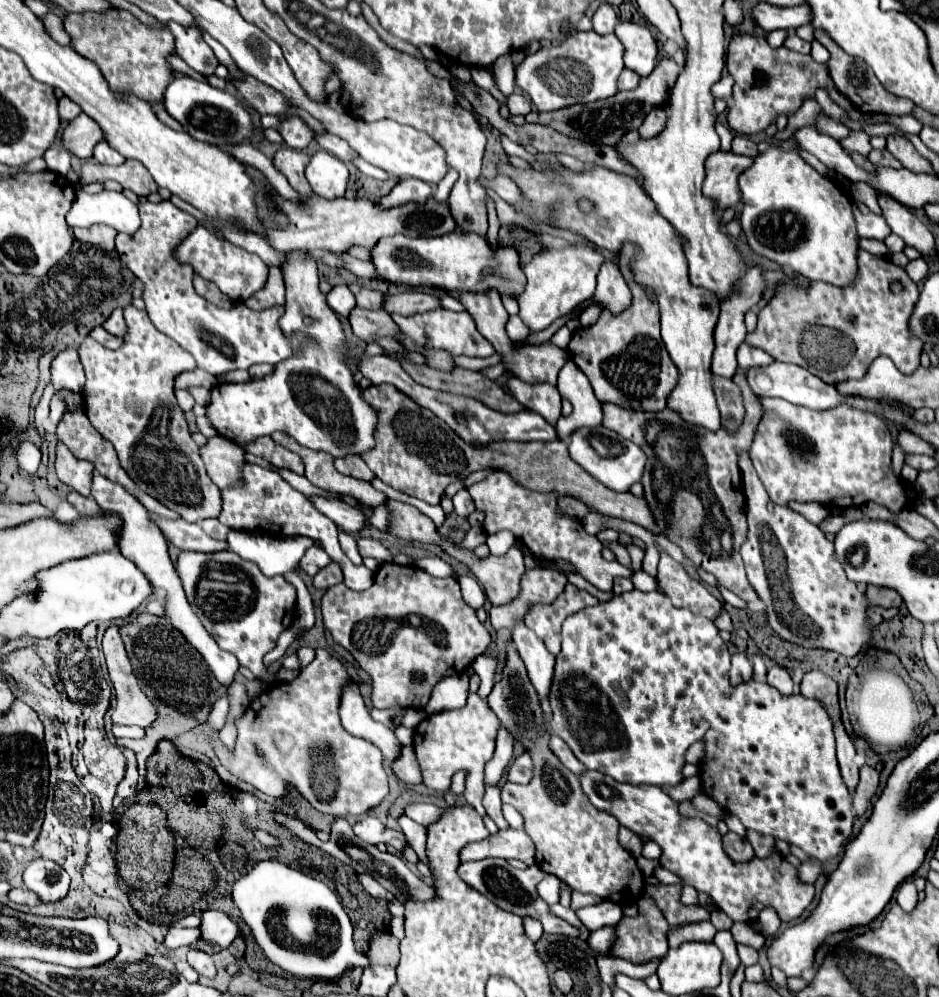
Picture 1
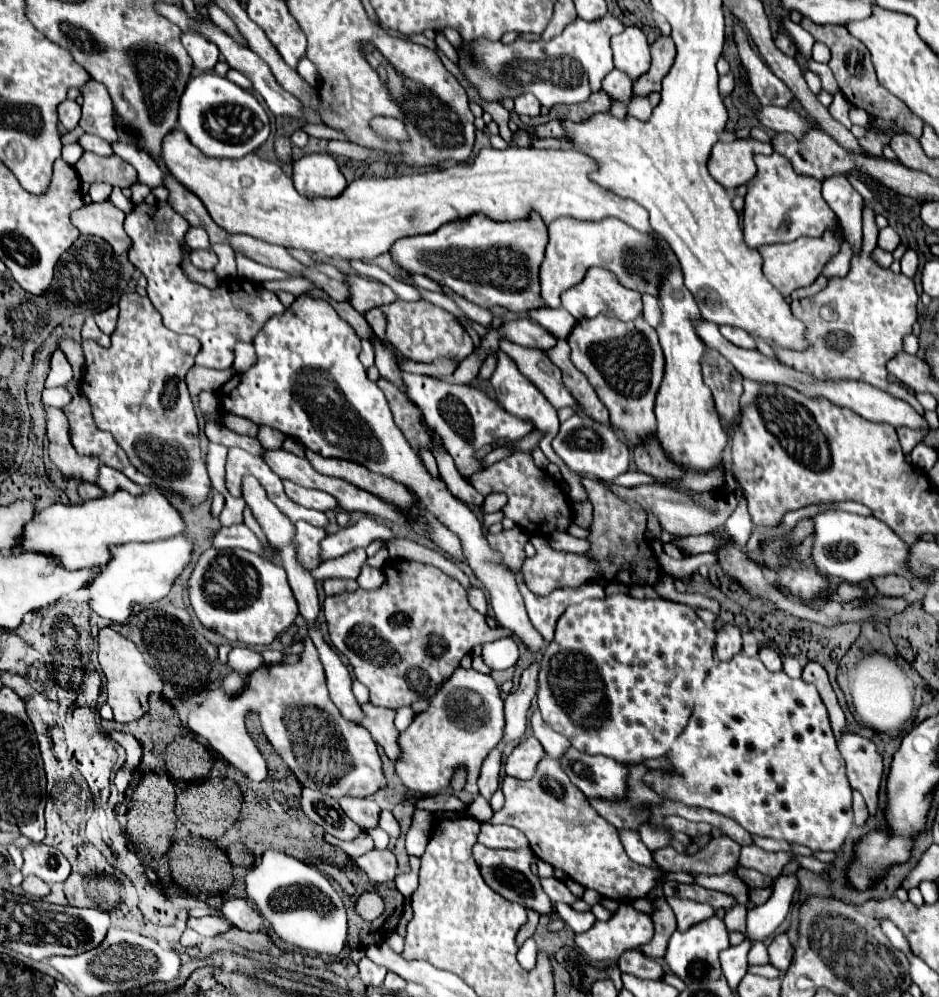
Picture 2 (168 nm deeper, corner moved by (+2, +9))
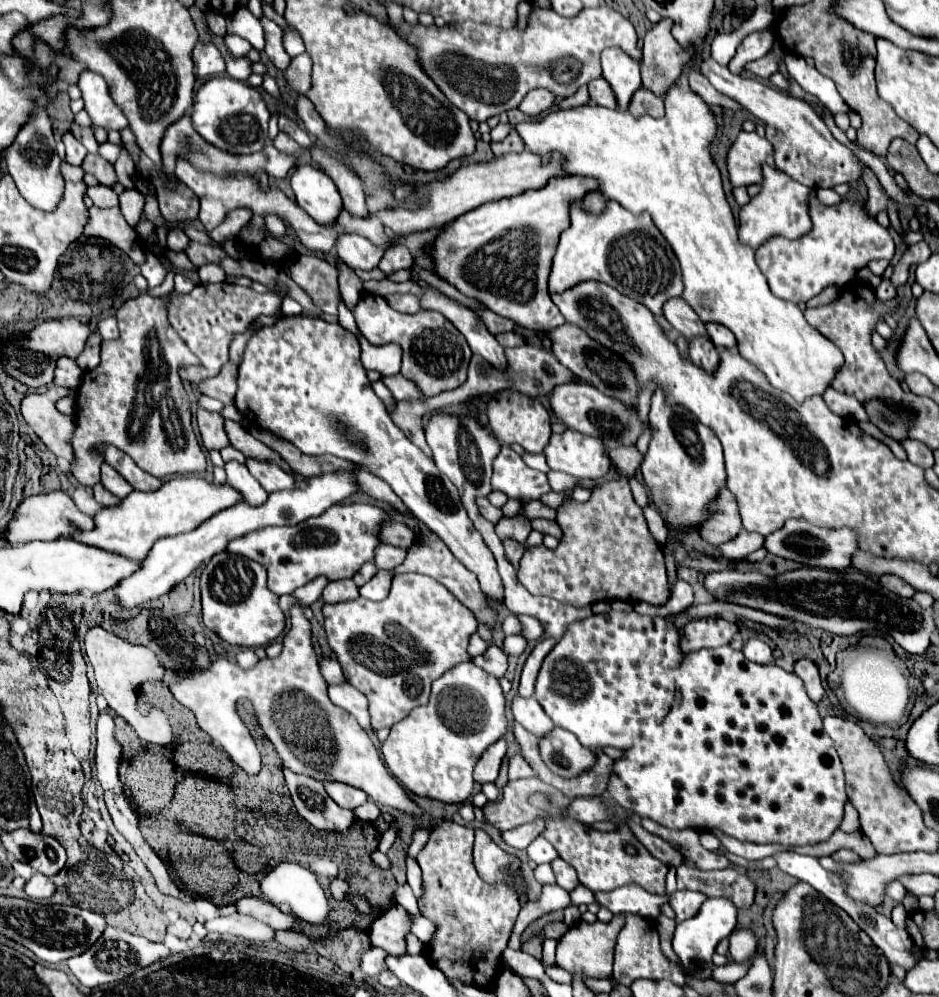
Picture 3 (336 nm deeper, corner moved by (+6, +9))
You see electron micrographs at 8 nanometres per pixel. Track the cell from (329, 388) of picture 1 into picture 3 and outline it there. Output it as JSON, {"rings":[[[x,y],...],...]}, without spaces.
{"rings":[[[292,315],[278,319],[274,325],[260,327],[250,339],[238,371],[236,407],[254,425],[290,441],[306,455],[330,453],[334,457],[362,465],[372,475],[384,479],[404,501],[404,505],[416,515],[416,519],[434,531],[466,569],[476,573],[486,597],[496,603],[504,601],[504,583],[500,579],[496,559],[488,545],[482,541],[478,529],[472,525],[458,489],[454,489],[452,481],[440,473],[440,469],[434,465],[434,459],[426,457],[414,443],[410,443],[402,429],[394,425],[384,403],[376,397],[372,383],[366,377],[366,369],[360,363],[360,345],[356,335],[346,331],[340,323],[328,323],[324,319],[306,315]]]}

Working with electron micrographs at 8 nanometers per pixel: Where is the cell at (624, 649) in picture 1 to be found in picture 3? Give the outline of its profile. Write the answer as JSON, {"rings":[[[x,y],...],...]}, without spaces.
{"rings":[[[610,609],[606,613],[574,621],[542,661],[536,679],[536,699],[554,725],[574,733],[584,747],[592,751],[600,751],[604,747],[616,747],[622,751],[630,749],[642,735],[642,727],[652,727],[654,721],[662,723],[672,709],[676,695],[674,669],[678,669],[684,659],[680,639],[682,635],[674,621],[666,617],[640,615],[636,611],[628,613]]]}

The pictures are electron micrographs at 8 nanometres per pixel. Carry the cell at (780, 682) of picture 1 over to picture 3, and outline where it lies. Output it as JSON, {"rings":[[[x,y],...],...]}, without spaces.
{"rings":[[[750,639],[746,645],[744,645],[744,649],[742,649],[742,653],[746,655],[746,659],[750,659],[750,661],[754,661],[754,663],[770,663],[772,661],[772,649],[764,643],[764,641],[760,641],[760,639]]]}

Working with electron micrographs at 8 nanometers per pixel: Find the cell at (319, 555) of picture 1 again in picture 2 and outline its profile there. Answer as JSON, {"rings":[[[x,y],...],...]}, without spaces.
{"rings":[[[364,517],[356,525],[342,527],[336,535],[328,535],[322,541],[322,559],[342,557],[356,547],[366,549],[376,539],[390,541],[392,537],[394,533],[384,523],[376,521],[374,517]]]}

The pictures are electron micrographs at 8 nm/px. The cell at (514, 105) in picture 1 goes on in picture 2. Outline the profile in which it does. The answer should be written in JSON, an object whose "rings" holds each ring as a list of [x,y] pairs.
{"rings":[[[520,95],[514,99],[516,113],[518,115],[528,115],[528,117],[538,117],[540,115],[540,101],[534,95]]]}

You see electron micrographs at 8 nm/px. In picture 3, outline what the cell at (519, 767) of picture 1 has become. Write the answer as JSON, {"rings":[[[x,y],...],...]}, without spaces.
{"rings":[[[516,753],[508,761],[508,779],[524,779],[524,777],[534,777],[534,769],[528,765],[522,753]]]}

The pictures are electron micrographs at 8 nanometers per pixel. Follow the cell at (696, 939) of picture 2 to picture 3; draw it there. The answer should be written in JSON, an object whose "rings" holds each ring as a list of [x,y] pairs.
{"rings":[[[706,899],[702,903],[702,909],[692,919],[676,925],[672,949],[680,959],[682,971],[698,981],[712,979],[712,969],[714,969],[712,955],[716,951],[716,945],[720,943],[720,939],[728,937],[734,931],[734,927],[736,927],[736,907],[726,899]]]}

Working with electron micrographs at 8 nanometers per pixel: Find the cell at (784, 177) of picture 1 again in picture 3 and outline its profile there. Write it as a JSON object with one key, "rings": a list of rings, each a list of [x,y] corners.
{"rings":[[[768,163],[762,165],[762,183],[760,193],[752,197],[746,205],[742,205],[738,223],[740,223],[740,241],[750,245],[752,249],[758,249],[764,241],[772,237],[786,237],[786,239],[798,239],[810,233],[812,221],[810,221],[810,195],[812,189],[806,185],[792,181],[788,175],[778,171],[776,167],[770,167]]]}

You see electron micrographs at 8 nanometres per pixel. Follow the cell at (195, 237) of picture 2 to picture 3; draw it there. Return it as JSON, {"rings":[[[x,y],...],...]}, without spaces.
{"rings":[[[170,229],[168,247],[172,251],[184,251],[188,247],[188,243],[190,243],[190,239],[188,239],[188,235],[182,229]]]}

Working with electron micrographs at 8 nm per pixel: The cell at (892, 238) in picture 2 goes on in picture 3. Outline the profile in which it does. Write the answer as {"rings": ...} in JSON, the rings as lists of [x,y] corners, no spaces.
{"rings":[[[812,193],[810,201],[810,217],[814,227],[806,237],[796,241],[772,237],[772,241],[766,241],[756,251],[756,261],[766,275],[772,293],[792,303],[806,303],[826,285],[848,285],[854,279],[854,273],[866,267],[868,261],[886,257],[892,259],[896,249],[888,229],[880,227],[878,221],[868,215],[866,200],[857,202],[852,198],[844,198],[840,205],[826,207]]]}

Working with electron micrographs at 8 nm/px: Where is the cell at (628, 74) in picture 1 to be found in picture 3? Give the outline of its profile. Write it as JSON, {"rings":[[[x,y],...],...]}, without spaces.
{"rings":[[[600,77],[600,79],[594,79],[588,83],[588,91],[590,91],[590,97],[602,105],[602,107],[608,107],[608,109],[618,109],[618,101],[616,101],[616,95],[610,87],[610,83]]]}

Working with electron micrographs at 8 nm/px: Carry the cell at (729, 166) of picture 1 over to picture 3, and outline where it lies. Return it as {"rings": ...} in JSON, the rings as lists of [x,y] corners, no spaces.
{"rings":[[[740,133],[726,155],[732,187],[746,187],[762,181],[762,163],[774,165],[772,145],[756,133]]]}

